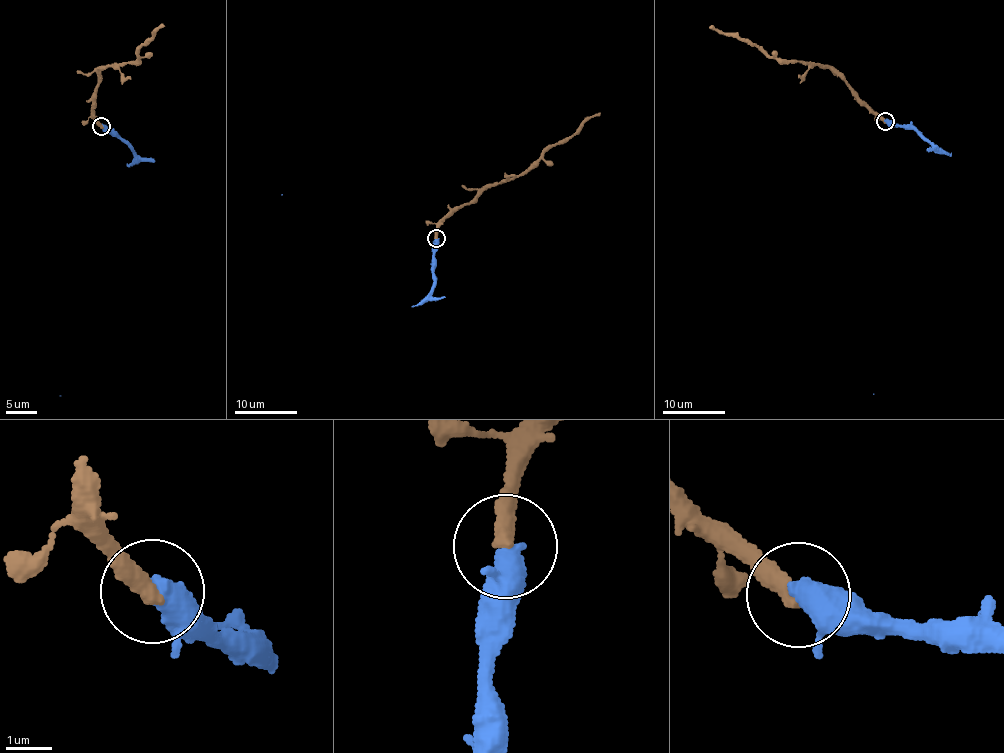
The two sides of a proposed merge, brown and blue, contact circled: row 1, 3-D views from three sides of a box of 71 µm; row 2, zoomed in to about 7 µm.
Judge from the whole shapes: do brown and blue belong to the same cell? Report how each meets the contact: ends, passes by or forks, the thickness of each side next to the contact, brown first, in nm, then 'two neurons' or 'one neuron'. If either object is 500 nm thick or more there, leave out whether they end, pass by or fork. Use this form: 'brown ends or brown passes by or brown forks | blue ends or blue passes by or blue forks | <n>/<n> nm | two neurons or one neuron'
brown ends | blue passes by | 380/380 nm | one neuron

